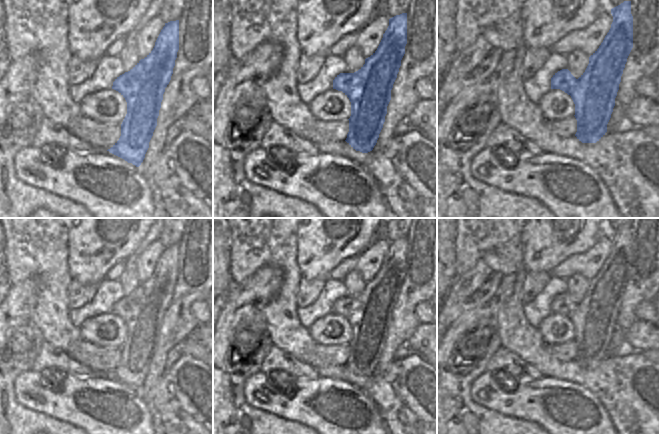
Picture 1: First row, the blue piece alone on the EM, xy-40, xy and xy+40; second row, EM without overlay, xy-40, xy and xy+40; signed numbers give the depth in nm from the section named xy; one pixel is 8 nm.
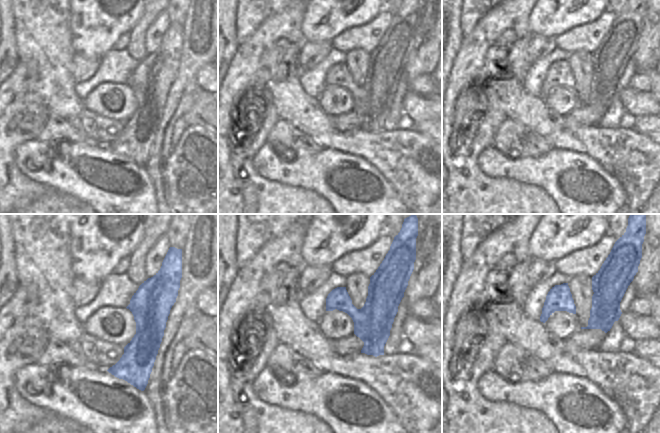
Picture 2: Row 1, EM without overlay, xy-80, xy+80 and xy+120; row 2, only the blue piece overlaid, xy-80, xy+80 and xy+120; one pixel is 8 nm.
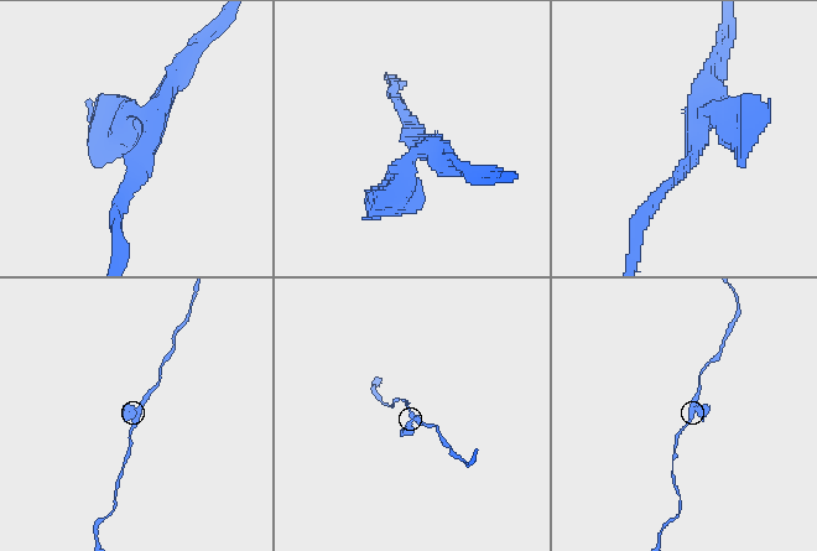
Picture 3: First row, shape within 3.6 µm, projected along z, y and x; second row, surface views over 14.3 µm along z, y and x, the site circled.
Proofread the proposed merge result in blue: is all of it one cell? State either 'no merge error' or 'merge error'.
no merge error

